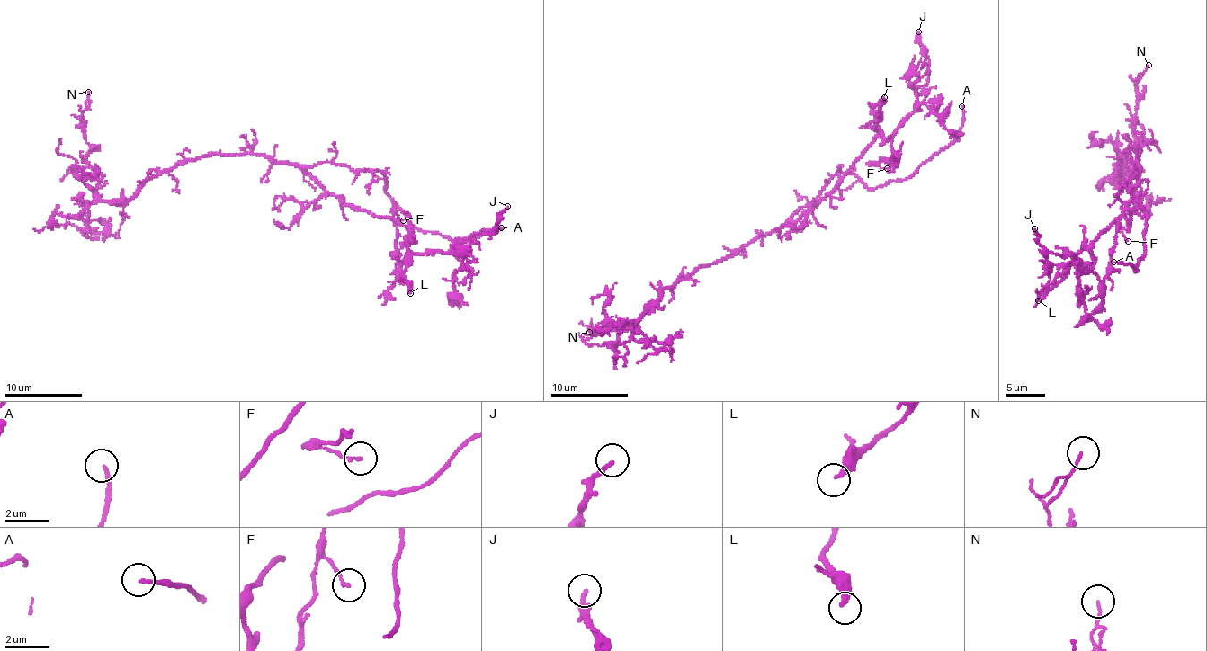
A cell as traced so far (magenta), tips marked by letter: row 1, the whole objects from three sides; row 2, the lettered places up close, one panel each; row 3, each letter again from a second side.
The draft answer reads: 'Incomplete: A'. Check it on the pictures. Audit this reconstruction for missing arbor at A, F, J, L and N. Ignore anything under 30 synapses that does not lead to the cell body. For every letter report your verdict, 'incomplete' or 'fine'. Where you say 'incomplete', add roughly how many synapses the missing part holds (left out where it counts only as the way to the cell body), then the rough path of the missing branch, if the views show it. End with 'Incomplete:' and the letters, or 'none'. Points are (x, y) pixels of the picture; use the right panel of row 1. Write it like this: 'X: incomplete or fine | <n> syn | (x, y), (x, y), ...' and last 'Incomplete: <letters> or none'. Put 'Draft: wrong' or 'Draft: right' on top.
Draft: right
A: incomplete | (1113, 262), (1109, 263), (1109, 260), (1161, 215), (1193, 209)
F: fine
J: fine
L: fine
N: fine
Incomplete: A

